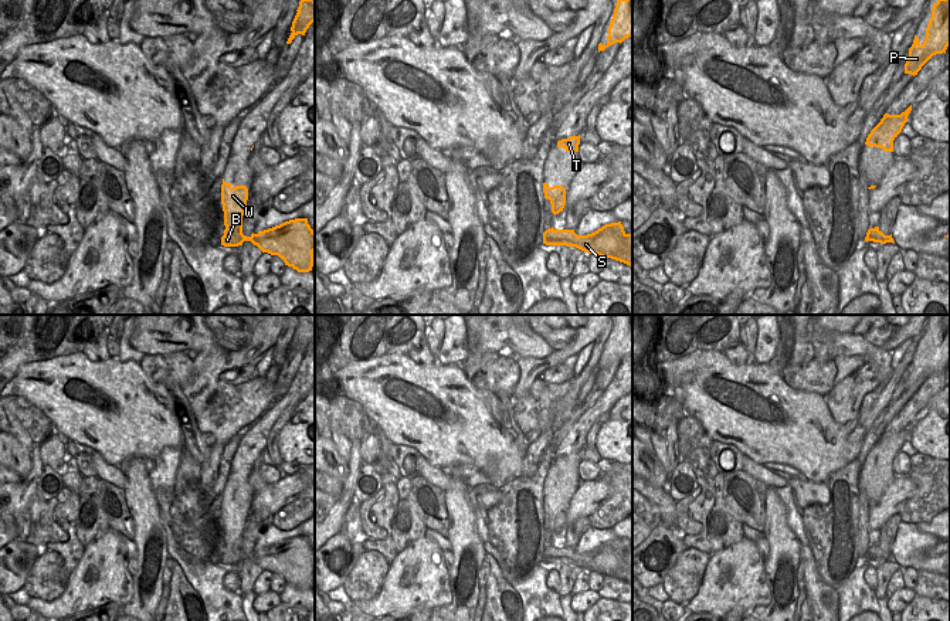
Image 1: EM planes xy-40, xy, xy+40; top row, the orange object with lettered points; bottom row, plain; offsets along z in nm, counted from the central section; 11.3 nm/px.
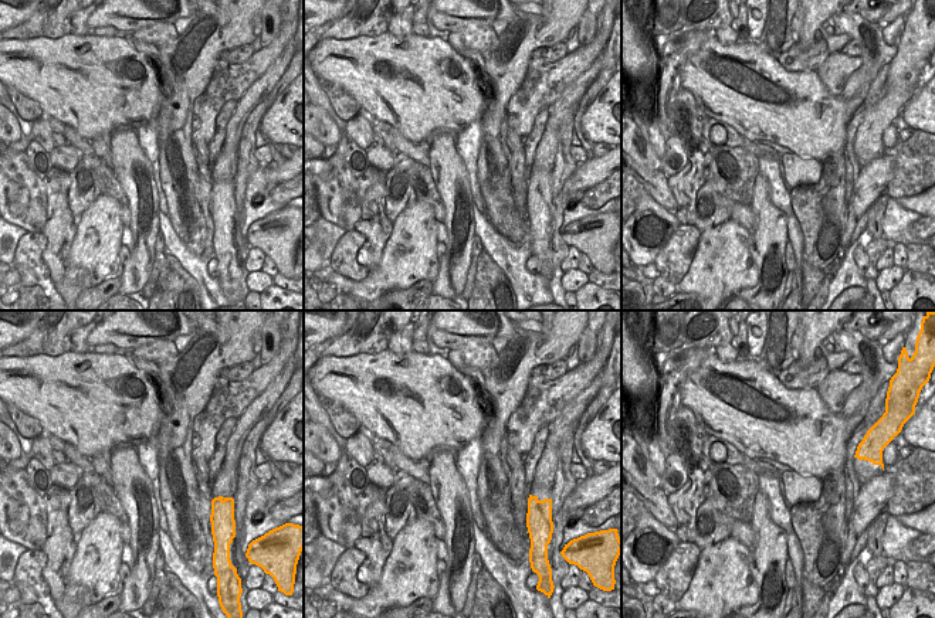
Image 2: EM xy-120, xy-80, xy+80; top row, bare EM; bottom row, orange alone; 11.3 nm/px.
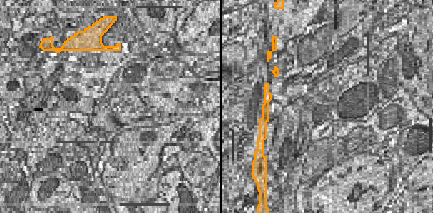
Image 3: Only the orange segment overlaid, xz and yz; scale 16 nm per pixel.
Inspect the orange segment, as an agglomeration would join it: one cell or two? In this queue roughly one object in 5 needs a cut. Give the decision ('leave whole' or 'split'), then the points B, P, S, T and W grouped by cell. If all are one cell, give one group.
leave whole; B P S T W

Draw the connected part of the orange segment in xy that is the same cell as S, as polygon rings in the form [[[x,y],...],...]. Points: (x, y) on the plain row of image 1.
[[[621,539],[605,542],[587,553],[577,553],[574,547],[554,547],[543,550],[543,561],[576,564],[588,571],[611,576],[632,584],[632,552],[627,552]]]

